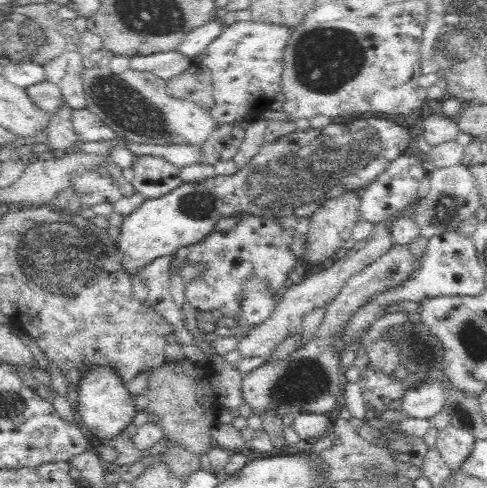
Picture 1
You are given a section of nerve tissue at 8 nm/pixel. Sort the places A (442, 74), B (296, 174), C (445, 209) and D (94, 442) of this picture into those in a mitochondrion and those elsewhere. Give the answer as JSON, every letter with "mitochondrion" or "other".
{"A":"other","B":"mitochondrion","C":"mitochondrion","D":"other"}

